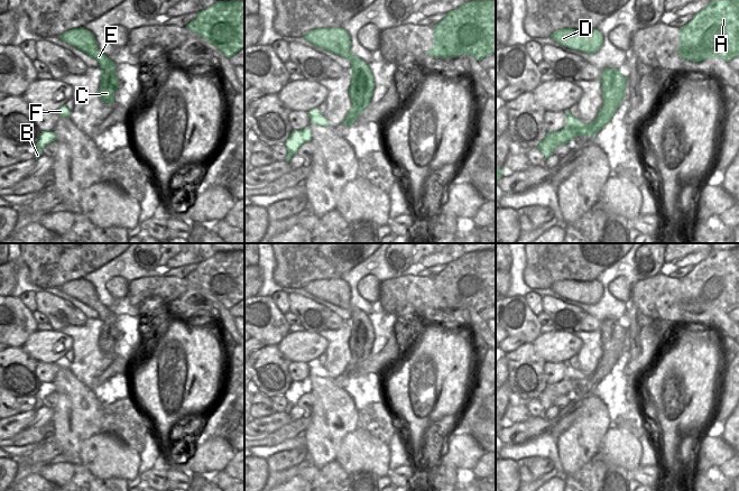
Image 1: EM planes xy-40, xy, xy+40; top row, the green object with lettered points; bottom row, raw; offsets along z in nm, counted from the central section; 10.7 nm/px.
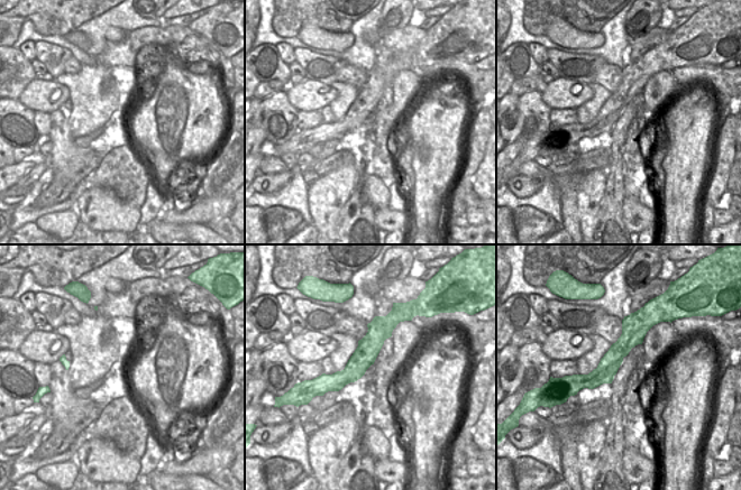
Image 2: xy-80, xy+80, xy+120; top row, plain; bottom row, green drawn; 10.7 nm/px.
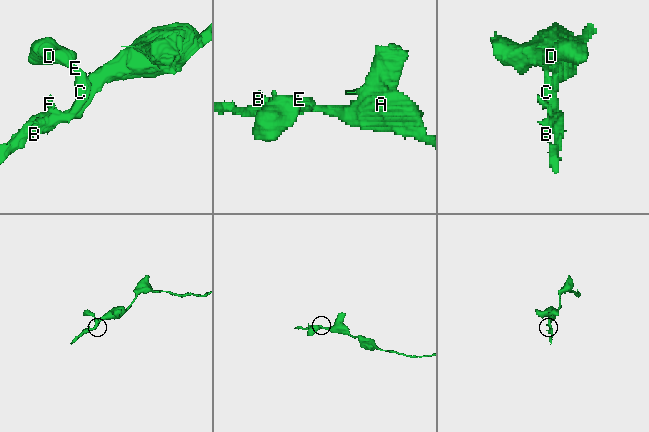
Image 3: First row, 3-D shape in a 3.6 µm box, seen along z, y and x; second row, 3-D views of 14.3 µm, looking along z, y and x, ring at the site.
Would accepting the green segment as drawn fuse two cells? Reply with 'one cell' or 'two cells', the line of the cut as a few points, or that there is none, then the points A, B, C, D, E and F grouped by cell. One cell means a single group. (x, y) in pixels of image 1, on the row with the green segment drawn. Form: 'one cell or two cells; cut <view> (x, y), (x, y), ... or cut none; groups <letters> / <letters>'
two cells; cut xy+40 (625, 77), (620, 79), (616, 74), (611, 86), (603, 90); groups A B C F / D E

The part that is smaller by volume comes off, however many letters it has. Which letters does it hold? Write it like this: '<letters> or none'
D, E

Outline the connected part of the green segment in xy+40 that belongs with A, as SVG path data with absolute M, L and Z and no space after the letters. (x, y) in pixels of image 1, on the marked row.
M711 0L681 29L678 55L700 63L715 56L729 62L739 56L739 0Z

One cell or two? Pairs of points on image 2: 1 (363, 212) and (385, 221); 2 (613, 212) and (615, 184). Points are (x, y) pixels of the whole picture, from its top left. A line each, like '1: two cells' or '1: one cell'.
1: two cells
2: one cell

